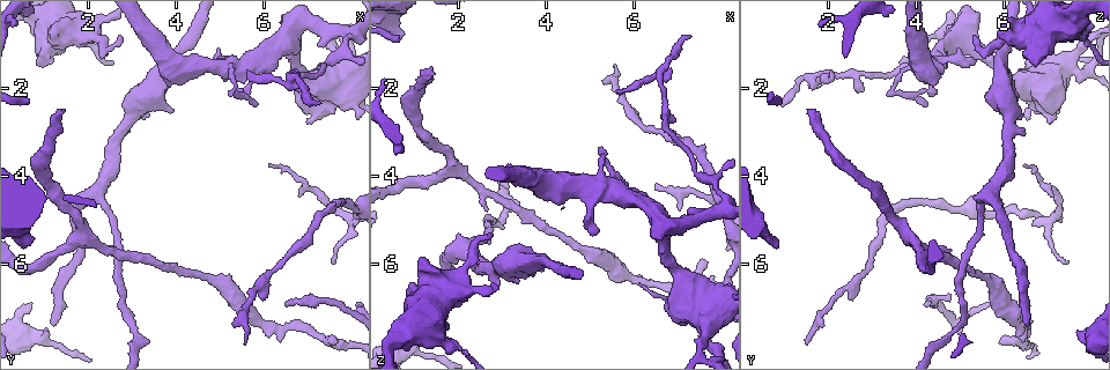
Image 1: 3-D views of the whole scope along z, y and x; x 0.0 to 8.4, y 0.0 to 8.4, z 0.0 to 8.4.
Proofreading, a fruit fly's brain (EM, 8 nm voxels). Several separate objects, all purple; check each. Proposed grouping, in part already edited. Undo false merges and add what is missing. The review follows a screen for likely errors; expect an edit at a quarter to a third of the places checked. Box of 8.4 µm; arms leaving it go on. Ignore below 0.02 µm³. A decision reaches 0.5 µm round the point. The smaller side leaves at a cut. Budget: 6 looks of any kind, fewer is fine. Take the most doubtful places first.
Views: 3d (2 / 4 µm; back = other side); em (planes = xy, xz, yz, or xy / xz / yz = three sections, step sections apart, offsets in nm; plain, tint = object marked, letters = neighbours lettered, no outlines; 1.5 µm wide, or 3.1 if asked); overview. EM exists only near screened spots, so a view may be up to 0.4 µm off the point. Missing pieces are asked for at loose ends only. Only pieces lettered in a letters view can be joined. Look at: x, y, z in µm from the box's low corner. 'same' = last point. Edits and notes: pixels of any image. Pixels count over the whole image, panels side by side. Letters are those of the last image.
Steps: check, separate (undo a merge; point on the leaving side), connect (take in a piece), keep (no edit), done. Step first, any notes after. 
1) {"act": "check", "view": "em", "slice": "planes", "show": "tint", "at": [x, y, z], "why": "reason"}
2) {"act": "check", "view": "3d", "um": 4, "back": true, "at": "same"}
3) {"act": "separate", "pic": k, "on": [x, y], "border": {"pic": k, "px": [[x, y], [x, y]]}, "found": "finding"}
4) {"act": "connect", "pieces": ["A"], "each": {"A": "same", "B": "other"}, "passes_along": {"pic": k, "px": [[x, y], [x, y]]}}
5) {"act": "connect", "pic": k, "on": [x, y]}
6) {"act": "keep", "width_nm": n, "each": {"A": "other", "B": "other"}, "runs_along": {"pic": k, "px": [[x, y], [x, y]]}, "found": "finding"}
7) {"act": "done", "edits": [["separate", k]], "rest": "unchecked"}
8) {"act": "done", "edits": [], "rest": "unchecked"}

{"act": "check", "view": "em", "slice": "xy", "step": 8, "show": "letters", "at": [0.75, 5.40, 0.75], "why": "thick end"}

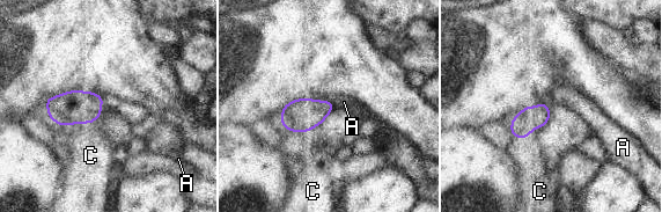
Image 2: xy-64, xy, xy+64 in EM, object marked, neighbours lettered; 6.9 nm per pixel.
{"act": "keep", "each": {"A": "other", "C": "other"}, "border": {"pic": 2, "px": [[331, 101], [335, 104]]}, "found": "none of them fits"}

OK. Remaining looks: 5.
{"act": "check", "view": "em", "slice": "xy", "step": 8, "show": "letters", "at": [1.45, 2.55, 1.65], "why": "end of a long branch"}

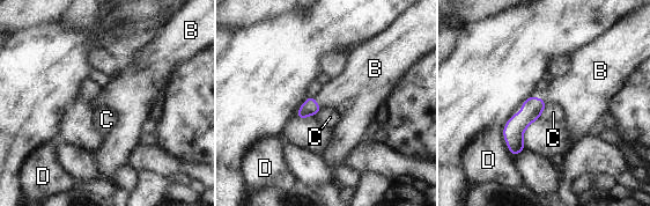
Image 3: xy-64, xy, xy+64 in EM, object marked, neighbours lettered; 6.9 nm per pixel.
{"act": "check", "view": "em", "slice": "planes", "show": "letters", "at": "same", "why": "another direction"}

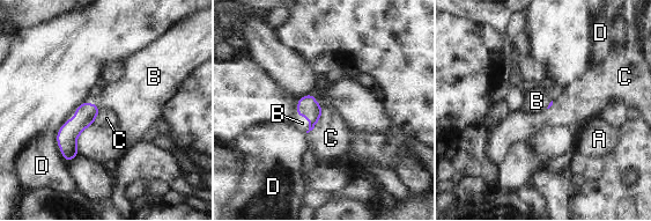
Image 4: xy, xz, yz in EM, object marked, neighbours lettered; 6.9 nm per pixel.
{"act": "connect", "pieces": ["B"], "each": {"A": "other", "B": "same", "C": "other", "D": "other"}, "passes_along": {"pic": 4, "px": [[306, 107], [305, 116], [302, 123]]}, "found": "it goes on there"}

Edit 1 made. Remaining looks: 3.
{"act": "done", "edits": [["connect", 4]], "rest": "unchecked"}

